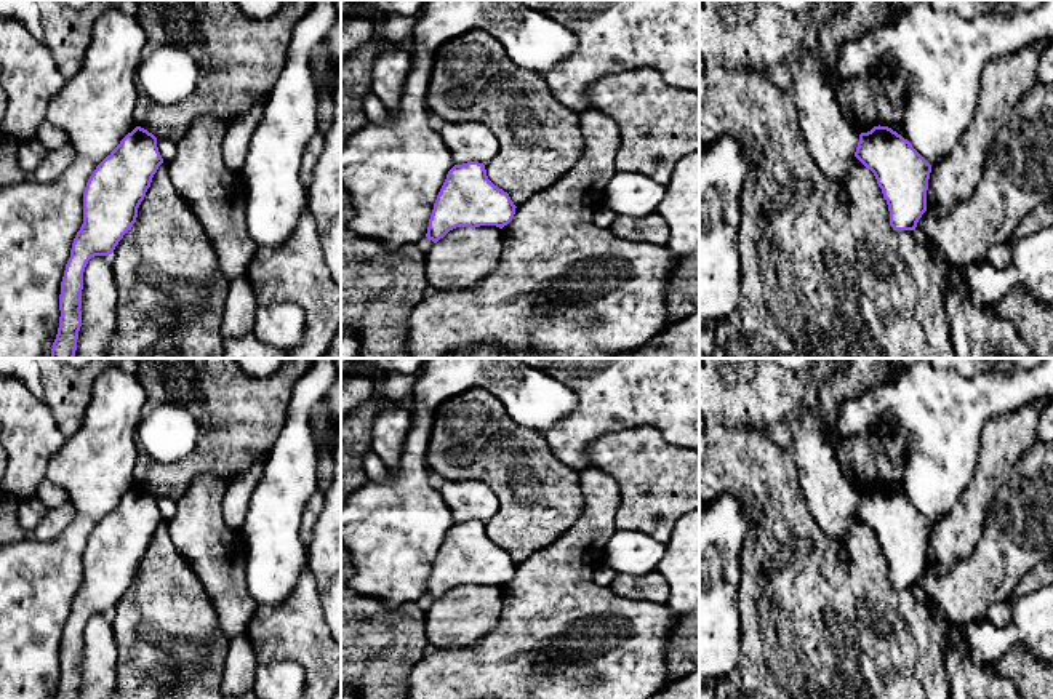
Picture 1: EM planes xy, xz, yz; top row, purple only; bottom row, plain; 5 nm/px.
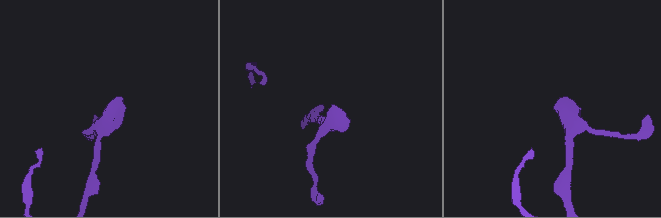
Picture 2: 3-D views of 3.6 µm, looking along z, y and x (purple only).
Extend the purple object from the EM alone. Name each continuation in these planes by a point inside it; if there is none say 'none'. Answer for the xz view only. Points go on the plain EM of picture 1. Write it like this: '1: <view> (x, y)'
none

